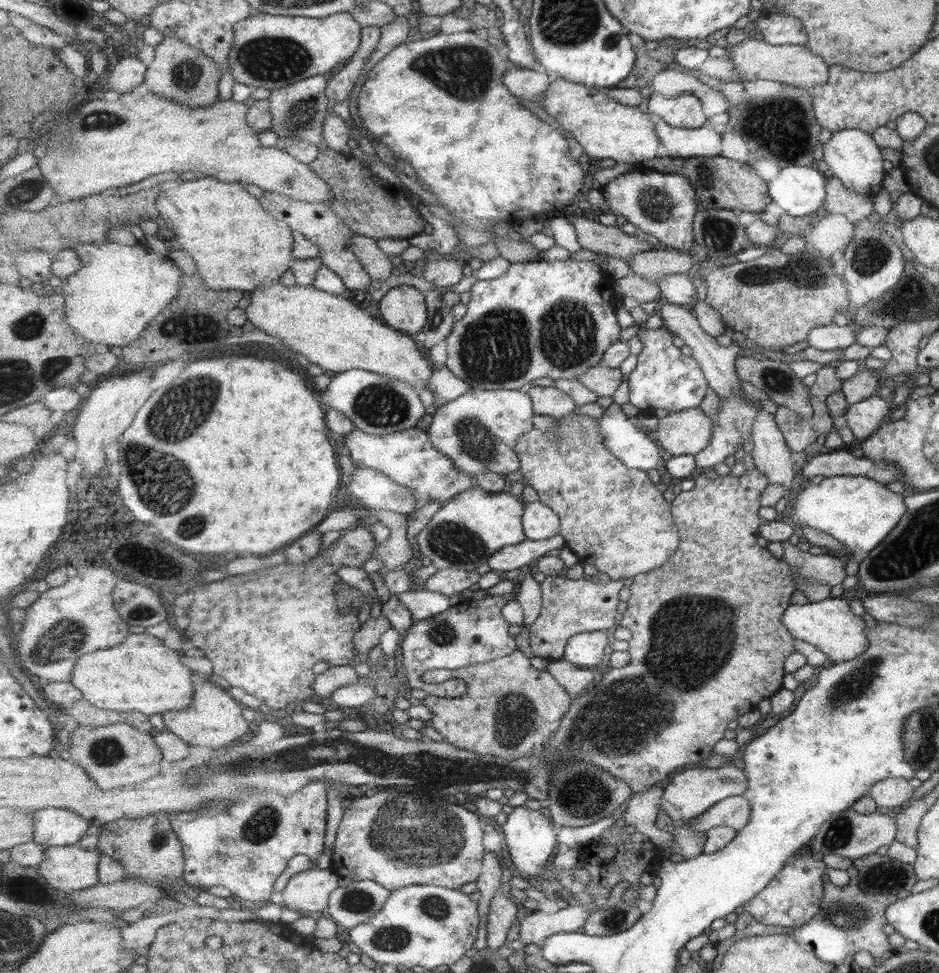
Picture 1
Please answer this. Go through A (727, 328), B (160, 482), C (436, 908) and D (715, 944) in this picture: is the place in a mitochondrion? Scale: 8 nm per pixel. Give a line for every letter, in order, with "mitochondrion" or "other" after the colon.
A: other
B: mitochondrion
C: mitochondrion
D: other

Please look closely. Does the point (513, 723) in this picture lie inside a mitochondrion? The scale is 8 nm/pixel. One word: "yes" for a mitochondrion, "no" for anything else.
yes

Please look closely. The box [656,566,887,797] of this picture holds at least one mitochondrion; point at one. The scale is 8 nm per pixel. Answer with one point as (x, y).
(854, 684)

